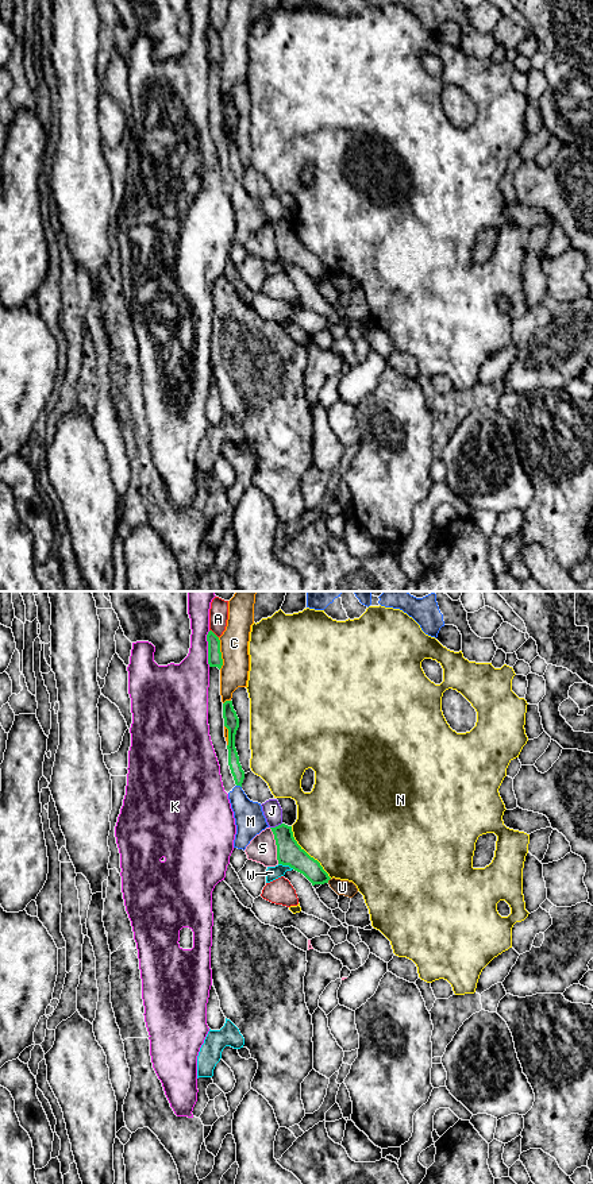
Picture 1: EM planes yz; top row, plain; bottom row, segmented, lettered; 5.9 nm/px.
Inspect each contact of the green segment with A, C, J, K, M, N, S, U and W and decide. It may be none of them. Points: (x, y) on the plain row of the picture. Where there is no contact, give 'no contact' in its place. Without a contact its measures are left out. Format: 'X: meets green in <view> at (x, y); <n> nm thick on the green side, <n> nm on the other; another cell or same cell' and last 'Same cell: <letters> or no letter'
A: meets green in yz at (214, 29); 80 nm thick on the green side, 110 nm on the other; another cell
C: meets green in yz at (220, 49); 80 nm thick on the green side, 180 nm on the other; another cell
J: meets green in yz at (276, 222); 150 nm thick on the green side, 110 nm on the other; another cell
K: meets green in yz at (208, 43); 80 nm thick on the green side, 260 nm on the other; another cell
M: meets green in yz at (239, 180); 70 nm thick on the green side, 180 nm on the other; another cell
N: meets green in yz at (307, 249); 150 nm thick on the green side, 480 nm on the other; another cell
S: meets green in yz at (276, 239); 150 nm thick on the green side, 170 nm on the other; another cell
U: meets green in yz at (328, 274); 130 nm thick on the green side, 100 nm on the other; another cell
W: meets green in yz at (287, 259); 150 nm thick on the green side, 80 nm on the other; another cell
Same cell: no letter

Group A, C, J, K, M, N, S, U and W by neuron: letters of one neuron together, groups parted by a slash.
A / C / J / K / M / N / S / U / W

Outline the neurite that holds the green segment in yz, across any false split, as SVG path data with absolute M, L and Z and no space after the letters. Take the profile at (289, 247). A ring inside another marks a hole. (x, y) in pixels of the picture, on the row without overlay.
M281 219L270 223L276 240L278 259L289 261L294 266L303 269L312 281L328 278L331 274L323 265L320 258L311 252L294 235L292 221Z

